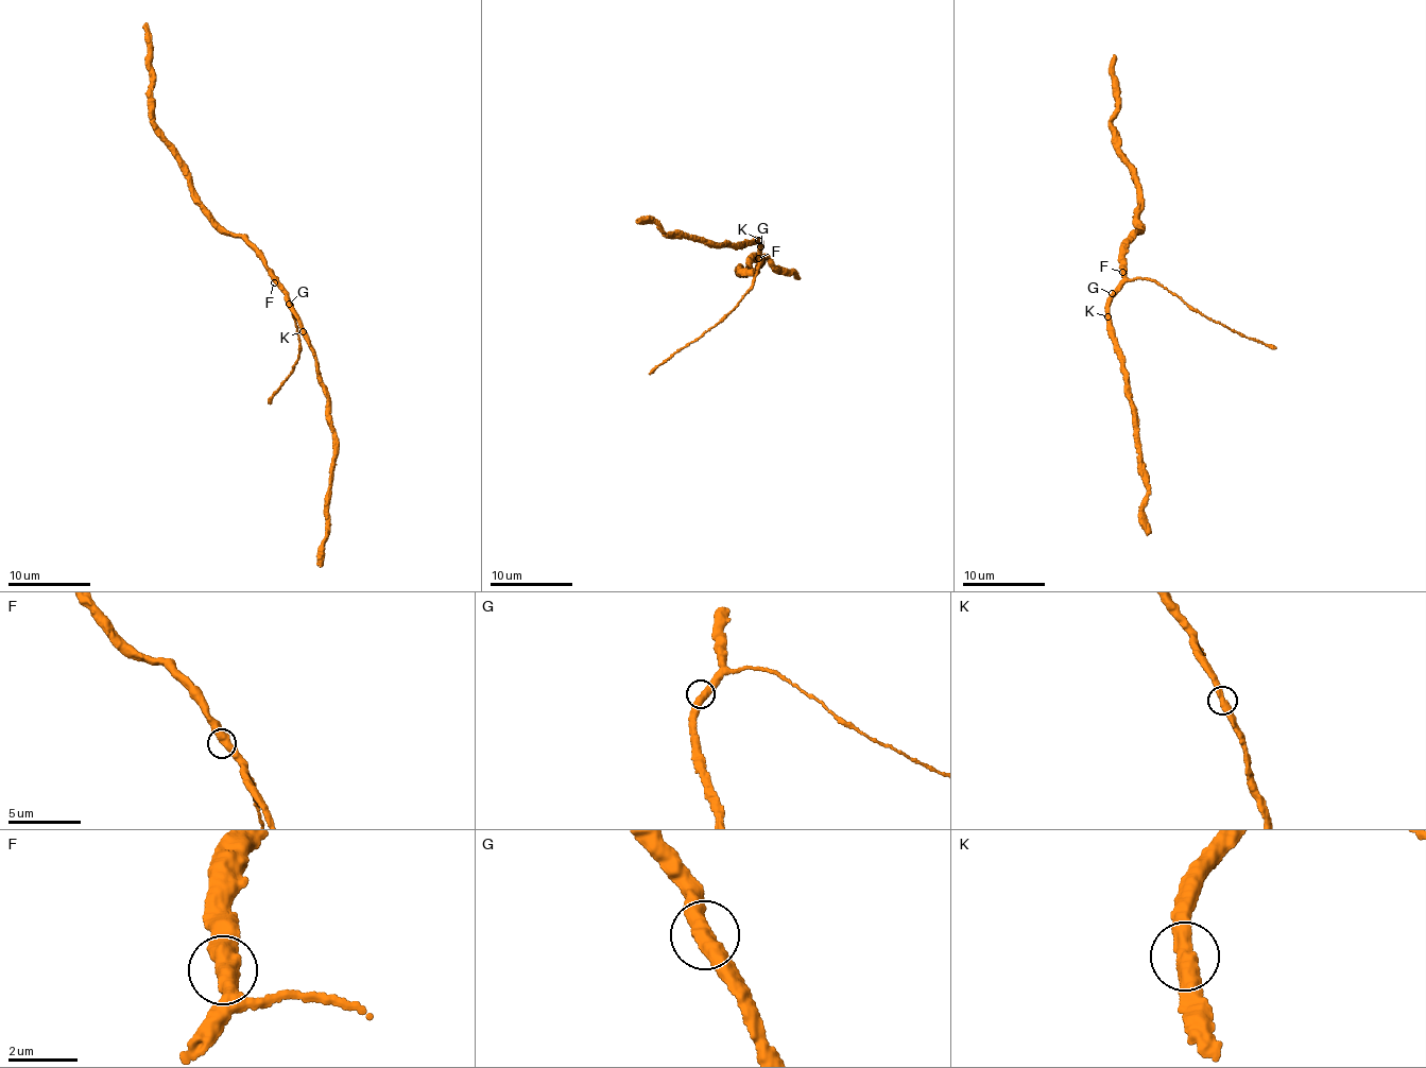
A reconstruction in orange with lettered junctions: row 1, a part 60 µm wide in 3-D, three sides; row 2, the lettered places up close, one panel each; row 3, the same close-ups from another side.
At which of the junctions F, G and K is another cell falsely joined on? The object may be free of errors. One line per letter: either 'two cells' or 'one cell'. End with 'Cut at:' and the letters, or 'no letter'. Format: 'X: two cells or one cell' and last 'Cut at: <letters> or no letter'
F: one cell
G: one cell
K: one cell
Cut at: no letter

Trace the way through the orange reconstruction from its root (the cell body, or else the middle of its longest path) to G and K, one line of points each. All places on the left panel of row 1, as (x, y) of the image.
G: (278, 278), (278, 286), (289, 304)
K: (278, 278), (278, 286), (304, 330)

